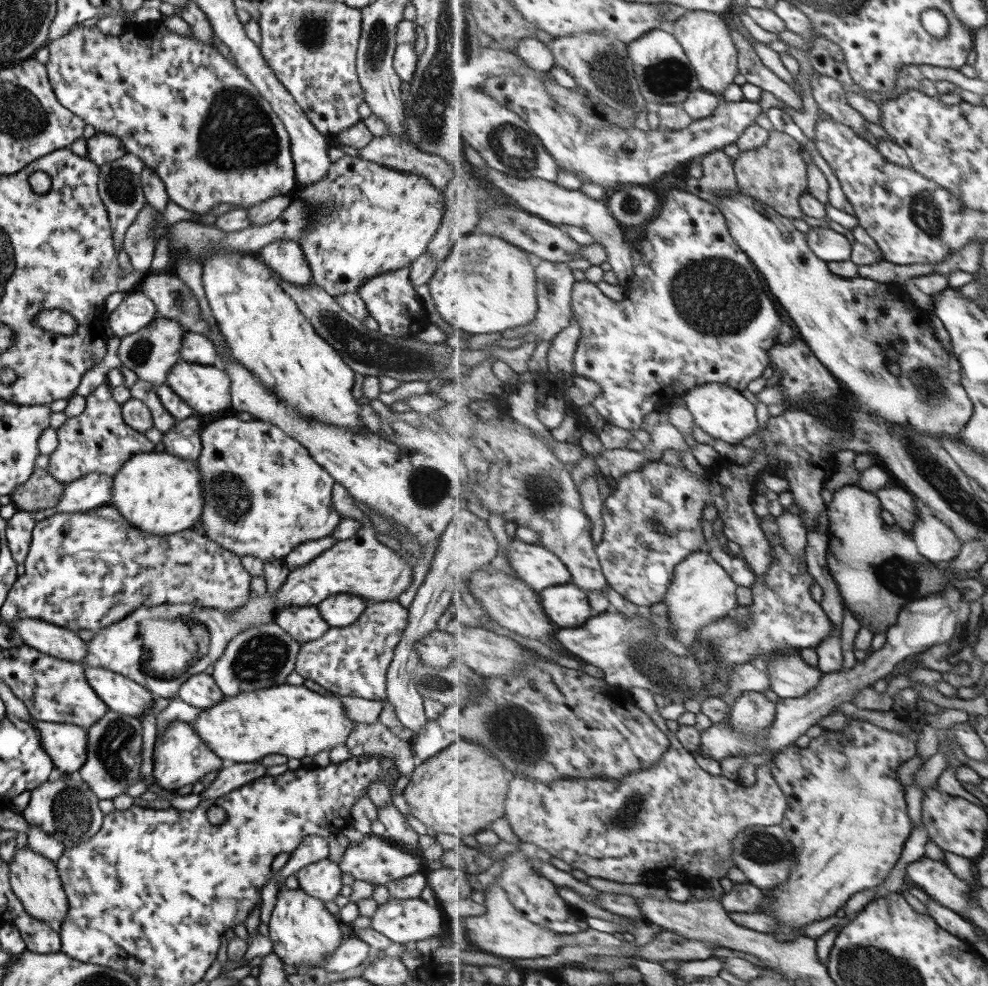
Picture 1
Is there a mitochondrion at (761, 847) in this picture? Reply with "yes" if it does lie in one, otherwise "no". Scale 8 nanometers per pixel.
yes

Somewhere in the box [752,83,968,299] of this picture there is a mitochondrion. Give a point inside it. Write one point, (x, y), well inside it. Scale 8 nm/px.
(926, 214)

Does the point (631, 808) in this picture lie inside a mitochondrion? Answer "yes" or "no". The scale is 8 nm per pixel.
yes

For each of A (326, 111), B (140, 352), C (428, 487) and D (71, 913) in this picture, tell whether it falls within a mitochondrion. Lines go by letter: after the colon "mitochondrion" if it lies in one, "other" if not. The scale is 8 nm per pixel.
A: other
B: mitochondrion
C: mitochondrion
D: other

